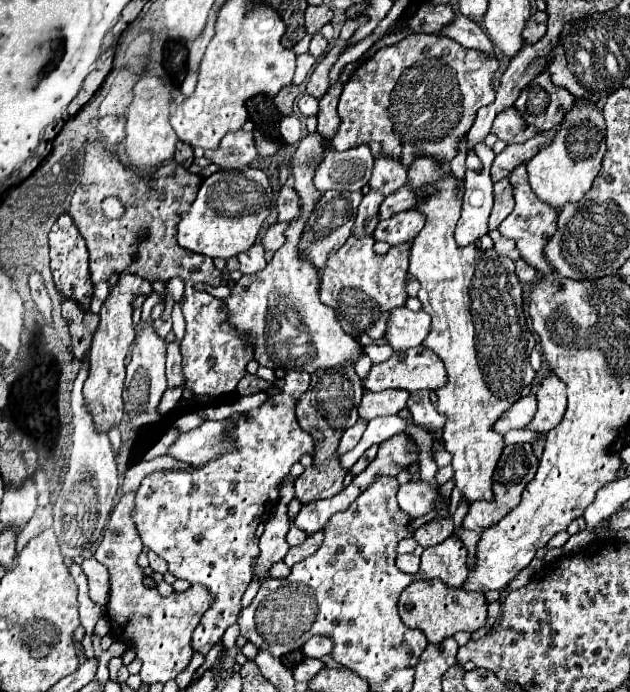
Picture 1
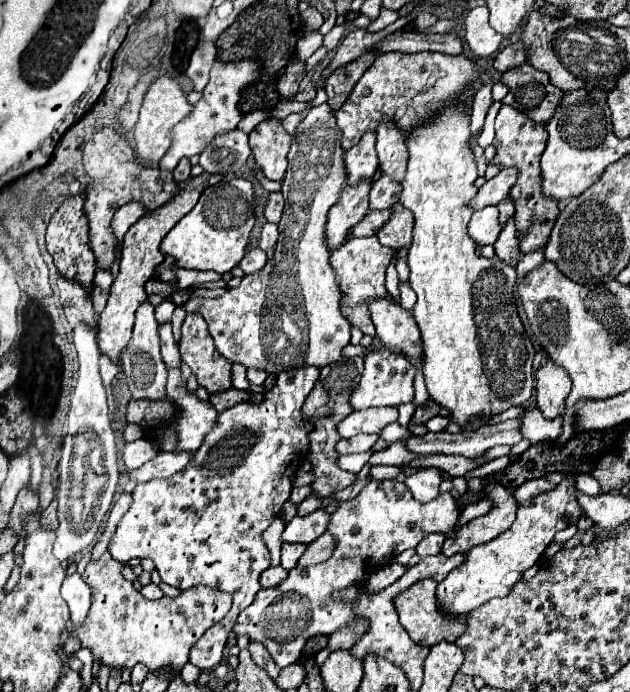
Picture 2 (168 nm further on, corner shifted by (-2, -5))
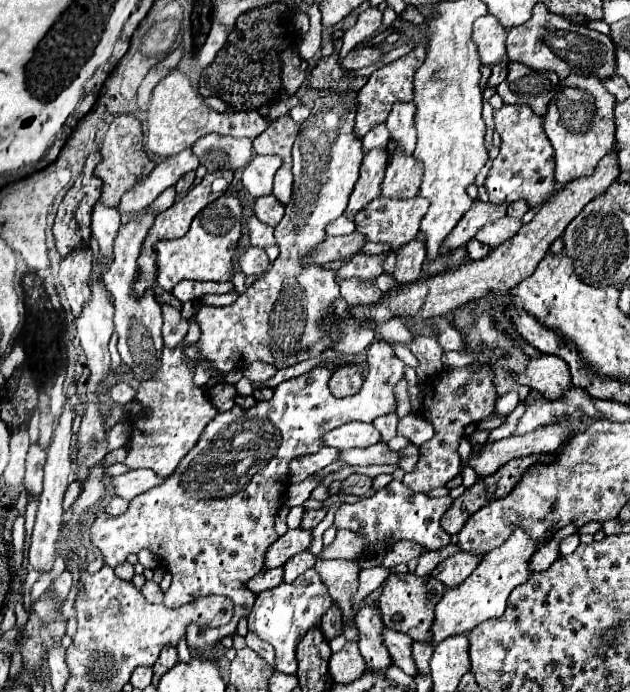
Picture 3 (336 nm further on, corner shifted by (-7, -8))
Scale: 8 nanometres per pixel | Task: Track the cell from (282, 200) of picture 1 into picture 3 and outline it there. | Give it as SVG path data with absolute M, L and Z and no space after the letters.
M274 194L260 196L254 202L254 216L268 226L278 226L284 216L284 206L274 198Z

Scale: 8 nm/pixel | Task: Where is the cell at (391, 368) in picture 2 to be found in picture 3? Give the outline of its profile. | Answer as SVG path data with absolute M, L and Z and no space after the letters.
M376 340L368 348L368 376L358 394L354 394L352 398L334 398L328 388L331 375L332 371L326 366L316 366L314 370L298 378L282 382L274 390L272 400L258 402L250 410L234 406L228 412L216 414L214 420L210 420L204 432L200 434L198 444L192 448L190 454L186 454L186 458L182 458L182 462L170 478L166 478L160 486L154 486L148 492L136 496L122 516L100 514L90 528L90 542L102 552L104 562L110 564L110 568L126 562L128 554L138 554L142 548L148 548L154 554L154 558L174 578L172 586L164 592L166 608L180 608L210 594L226 596L234 602L234 616L230 624L220 628L208 628L198 624L188 626L186 638L190 654L194 656L210 650L224 636L232 636L236 632L238 620L250 614L254 594L246 590L244 582L262 570L264 554L270 548L270 544L278 538L274 530L274 516L284 504L284 492L288 486L288 462L292 458L300 458L320 450L322 434L330 432L332 428L338 428L346 422L372 422L374 418L392 412L396 408L394 384L398 384L398 380L404 378L404 362L394 356L394 350L388 342Z

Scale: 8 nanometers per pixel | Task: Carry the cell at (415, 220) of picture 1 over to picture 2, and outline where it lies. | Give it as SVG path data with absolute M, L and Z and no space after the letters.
M397 203L393 207L393 217L377 231L381 245L391 247L395 251L401 247L409 247L413 237L413 221L413 213L405 209L401 203Z

